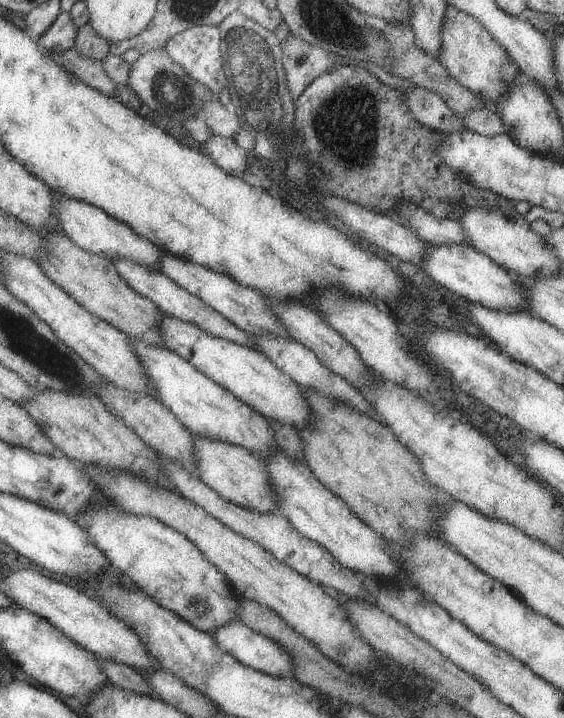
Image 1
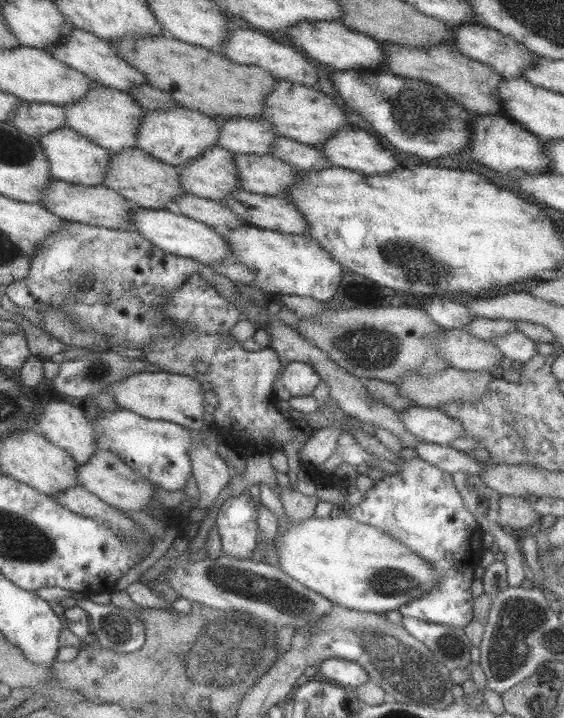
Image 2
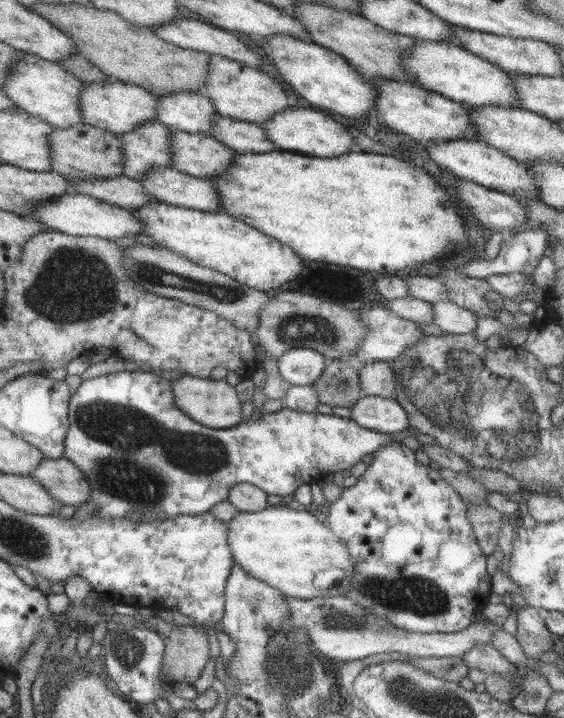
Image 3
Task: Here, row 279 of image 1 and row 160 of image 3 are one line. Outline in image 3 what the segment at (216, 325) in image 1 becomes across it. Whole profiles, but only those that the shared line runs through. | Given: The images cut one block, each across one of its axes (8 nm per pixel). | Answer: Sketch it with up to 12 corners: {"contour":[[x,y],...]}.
{"contour":[[145,120],[115,134],[123,176],[171,166],[171,130]]}

